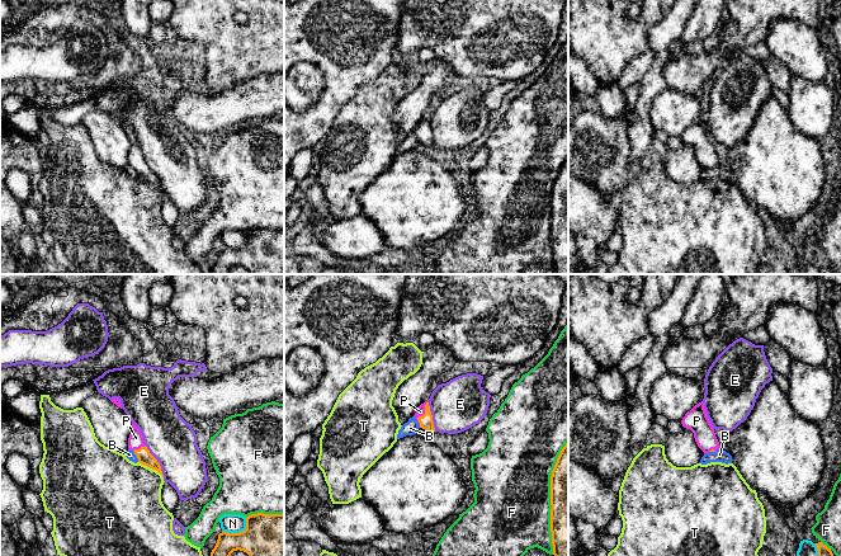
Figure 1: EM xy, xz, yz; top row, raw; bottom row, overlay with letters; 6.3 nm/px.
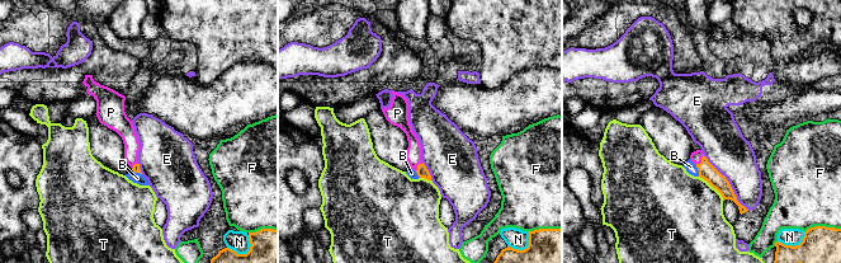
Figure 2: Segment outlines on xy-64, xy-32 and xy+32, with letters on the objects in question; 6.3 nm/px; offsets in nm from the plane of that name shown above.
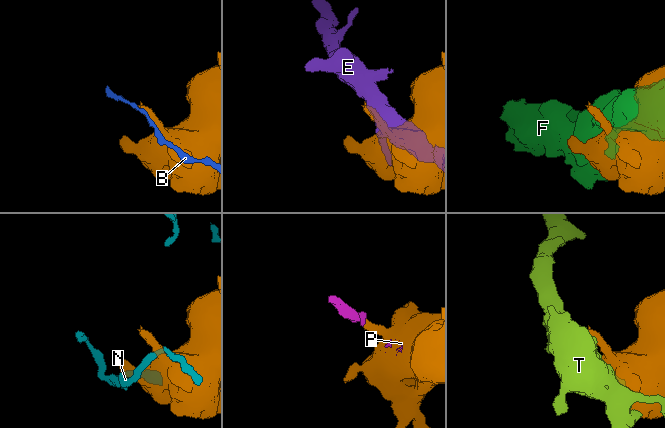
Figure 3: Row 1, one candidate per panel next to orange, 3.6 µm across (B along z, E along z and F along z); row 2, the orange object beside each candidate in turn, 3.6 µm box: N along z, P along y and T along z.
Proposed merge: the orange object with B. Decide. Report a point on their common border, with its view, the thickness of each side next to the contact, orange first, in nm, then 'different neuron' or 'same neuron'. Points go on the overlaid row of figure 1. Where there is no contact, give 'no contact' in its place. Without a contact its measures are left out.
meets orange in xy at (136, 455); 90 nm thick on the orange side, 60 nm on the other; different neuron

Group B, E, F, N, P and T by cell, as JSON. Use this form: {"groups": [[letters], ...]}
{"groups": [["B"], ["E"], ["F"], ["N"], ["P"], ["T"]]}

